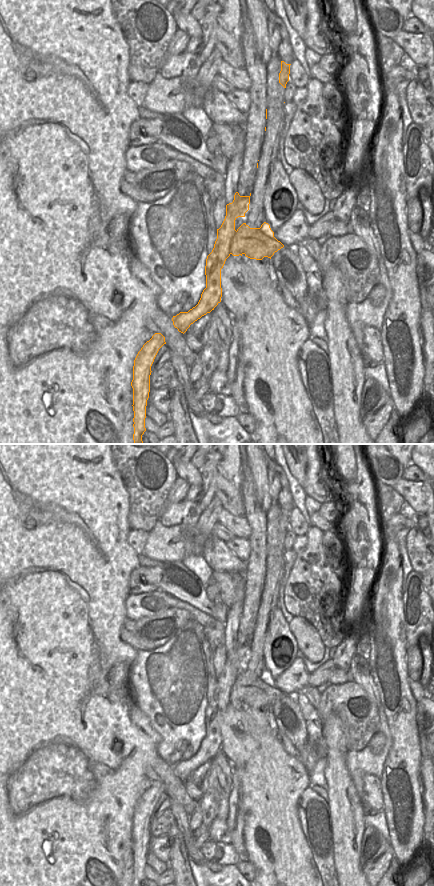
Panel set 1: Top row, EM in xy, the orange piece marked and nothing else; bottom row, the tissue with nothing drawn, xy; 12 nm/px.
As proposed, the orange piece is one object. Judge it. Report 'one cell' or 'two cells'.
two cells

